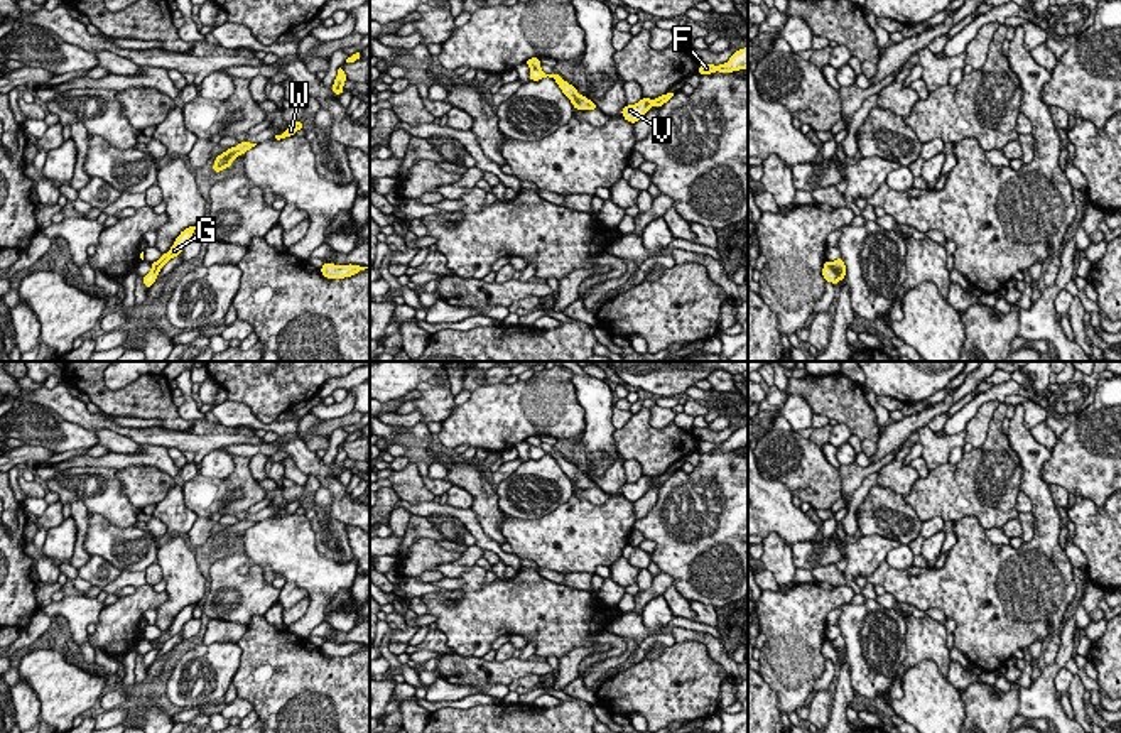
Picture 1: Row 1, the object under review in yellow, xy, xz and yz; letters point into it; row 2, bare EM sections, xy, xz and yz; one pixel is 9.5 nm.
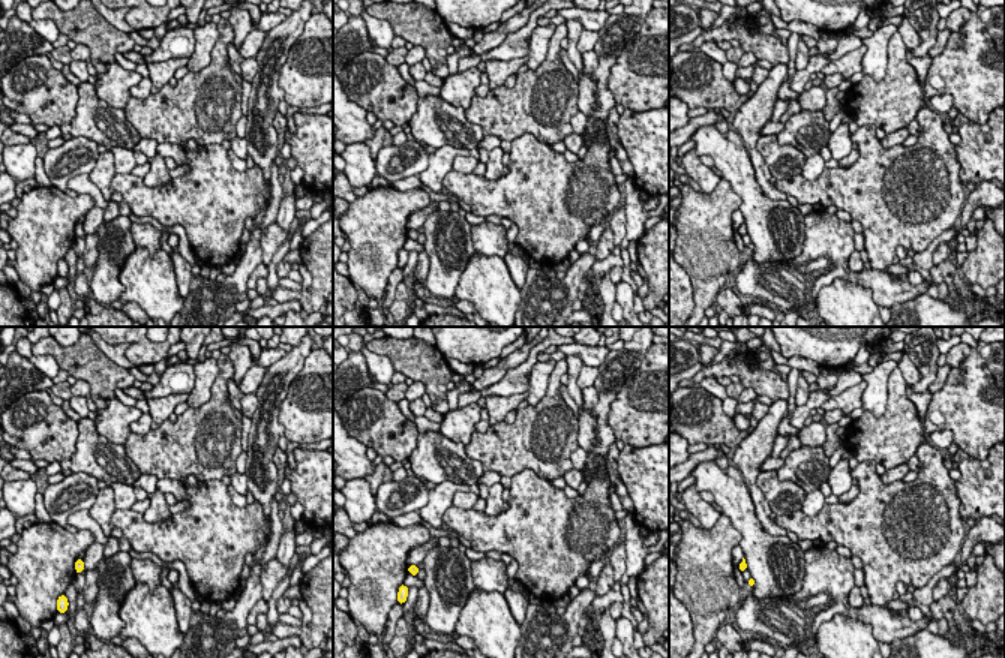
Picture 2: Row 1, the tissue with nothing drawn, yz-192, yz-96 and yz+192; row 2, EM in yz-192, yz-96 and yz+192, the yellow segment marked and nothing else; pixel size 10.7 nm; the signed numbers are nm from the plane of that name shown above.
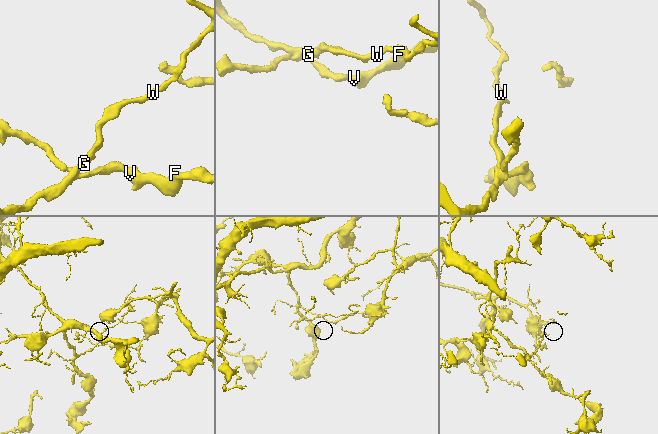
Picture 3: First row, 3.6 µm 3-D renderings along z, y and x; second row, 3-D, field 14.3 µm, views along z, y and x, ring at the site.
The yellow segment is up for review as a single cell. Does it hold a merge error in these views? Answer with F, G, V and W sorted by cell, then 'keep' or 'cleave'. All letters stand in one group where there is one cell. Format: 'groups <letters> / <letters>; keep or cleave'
groups F V / G W; cleave

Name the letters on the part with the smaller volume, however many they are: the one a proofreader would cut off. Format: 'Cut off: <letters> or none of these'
Cut off: G, W

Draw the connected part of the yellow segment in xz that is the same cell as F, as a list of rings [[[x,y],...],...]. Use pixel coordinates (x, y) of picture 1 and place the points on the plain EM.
[[[743,426],[743,427],[738,427],[728,441],[724,443],[719,443],[719,444],[714,444],[714,443],[707,443],[707,441],[702,441],[699,444],[699,454],[704,454],[704,453],[711,453],[711,451],[734,451],[734,449],[739,449],[739,448],[746,448],[748,446],[748,426]]]

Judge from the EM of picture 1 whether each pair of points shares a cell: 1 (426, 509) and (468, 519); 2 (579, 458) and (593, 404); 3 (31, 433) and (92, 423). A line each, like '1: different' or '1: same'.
1: same
2: same
3: different

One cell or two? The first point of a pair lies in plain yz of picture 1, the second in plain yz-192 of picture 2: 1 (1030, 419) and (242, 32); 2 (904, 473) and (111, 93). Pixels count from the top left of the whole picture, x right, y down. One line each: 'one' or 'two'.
1: two
2: one

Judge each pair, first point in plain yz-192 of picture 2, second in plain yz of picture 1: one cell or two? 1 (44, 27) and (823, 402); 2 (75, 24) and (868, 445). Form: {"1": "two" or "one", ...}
{"1": "two", "2": "one"}

